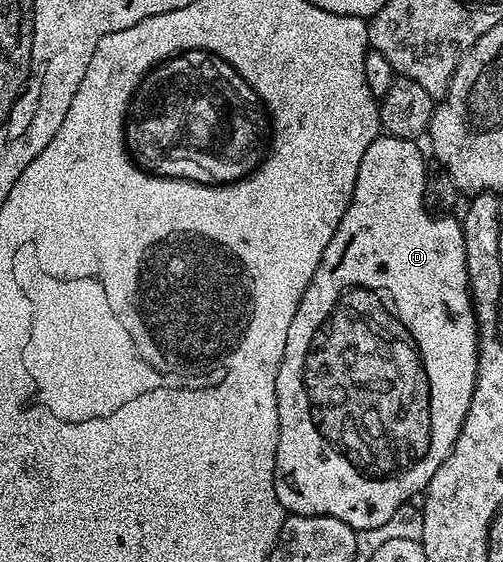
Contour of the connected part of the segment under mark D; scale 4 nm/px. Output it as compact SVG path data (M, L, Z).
M386 134L369 142L369 150L365 150L361 158L359 181L357 186L353 186L353 198L333 238L329 238L325 254L321 254L321 262L297 306L297 314L293 314L293 322L289 322L289 338L285 338L285 354L277 370L279 437L275 489L281 506L297 516L337 518L358 531L385 527L402 504L414 501L414 496L418 497L426 489L433 474L437 474L437 466L441 466L441 462L445 462L453 450L477 382L479 327L475 321L475 308L471 304L471 289L467 286L463 226L451 214L432 214L423 203L427 160L419 146L414 140Z

